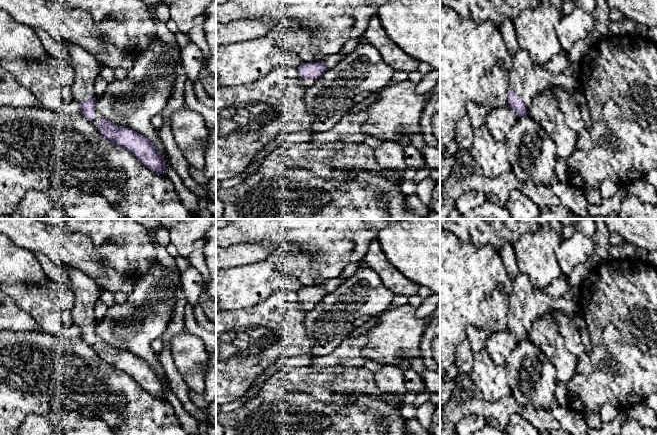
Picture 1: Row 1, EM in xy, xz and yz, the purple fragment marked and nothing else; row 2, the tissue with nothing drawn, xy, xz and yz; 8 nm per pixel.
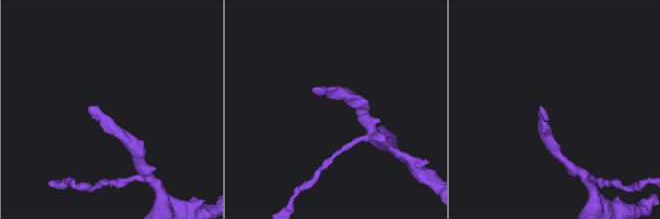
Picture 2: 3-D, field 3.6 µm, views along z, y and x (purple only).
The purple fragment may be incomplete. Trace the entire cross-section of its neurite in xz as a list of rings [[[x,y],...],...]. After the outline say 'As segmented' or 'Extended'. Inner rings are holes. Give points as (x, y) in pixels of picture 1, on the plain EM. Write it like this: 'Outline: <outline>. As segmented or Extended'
Outline: [[[322,285],[303,287],[297,292],[304,312],[311,311],[328,293]]]. Extended

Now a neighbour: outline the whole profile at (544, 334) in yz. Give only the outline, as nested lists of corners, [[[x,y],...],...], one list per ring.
[[[547,311],[533,322],[528,337],[553,364],[558,382],[566,384],[574,376],[578,357],[565,347],[558,325],[552,318],[553,311]]]

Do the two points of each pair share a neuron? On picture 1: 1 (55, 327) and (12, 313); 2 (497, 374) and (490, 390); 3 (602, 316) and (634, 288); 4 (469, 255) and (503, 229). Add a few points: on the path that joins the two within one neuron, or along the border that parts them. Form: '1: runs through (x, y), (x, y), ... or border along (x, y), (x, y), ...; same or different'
1: border along (16, 304), (33, 320), (38, 330); different
2: runs through (497, 378), (493, 386); same
3: runs through (610, 308), (626, 293); same
4: border along (459, 238), (475, 245), (491, 245), (498, 250); different

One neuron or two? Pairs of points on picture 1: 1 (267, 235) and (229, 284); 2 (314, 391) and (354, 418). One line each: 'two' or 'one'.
1: two
2: two

